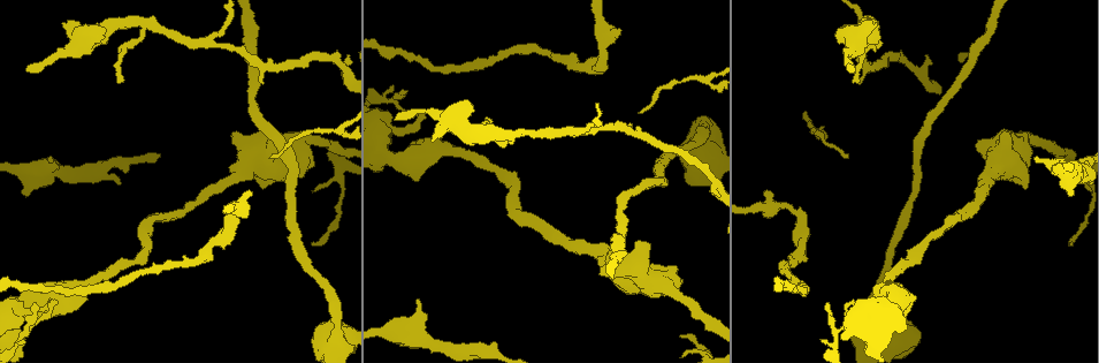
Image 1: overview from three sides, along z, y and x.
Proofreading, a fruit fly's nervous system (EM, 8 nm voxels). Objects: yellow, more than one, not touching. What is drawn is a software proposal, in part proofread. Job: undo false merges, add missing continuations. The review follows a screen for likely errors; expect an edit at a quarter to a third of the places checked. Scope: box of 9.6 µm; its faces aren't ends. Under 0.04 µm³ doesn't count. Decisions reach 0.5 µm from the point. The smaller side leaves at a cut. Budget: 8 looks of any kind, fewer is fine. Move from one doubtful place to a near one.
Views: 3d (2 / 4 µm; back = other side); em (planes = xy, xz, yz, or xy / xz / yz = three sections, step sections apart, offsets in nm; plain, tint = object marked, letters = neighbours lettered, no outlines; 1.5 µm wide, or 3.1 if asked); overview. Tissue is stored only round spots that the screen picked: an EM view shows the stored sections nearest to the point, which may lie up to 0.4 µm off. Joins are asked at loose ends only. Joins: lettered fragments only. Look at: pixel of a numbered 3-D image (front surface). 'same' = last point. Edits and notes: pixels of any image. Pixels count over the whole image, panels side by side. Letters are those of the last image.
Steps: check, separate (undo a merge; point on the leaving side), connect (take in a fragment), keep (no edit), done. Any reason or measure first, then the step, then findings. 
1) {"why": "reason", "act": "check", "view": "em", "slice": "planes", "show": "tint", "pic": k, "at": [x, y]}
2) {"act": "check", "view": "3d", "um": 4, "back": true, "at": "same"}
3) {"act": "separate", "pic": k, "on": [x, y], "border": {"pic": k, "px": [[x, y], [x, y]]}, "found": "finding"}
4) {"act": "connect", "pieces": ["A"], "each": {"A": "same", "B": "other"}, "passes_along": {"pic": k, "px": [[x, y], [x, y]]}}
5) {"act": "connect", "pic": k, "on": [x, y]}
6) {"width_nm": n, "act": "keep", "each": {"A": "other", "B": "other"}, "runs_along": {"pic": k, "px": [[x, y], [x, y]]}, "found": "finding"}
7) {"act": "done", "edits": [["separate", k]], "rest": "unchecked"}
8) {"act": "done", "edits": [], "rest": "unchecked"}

{"why": "abrupt turn", "act": "check", "view": "3d", "um": 2, "back": true, "pic": 1, "at": [846, 307]}

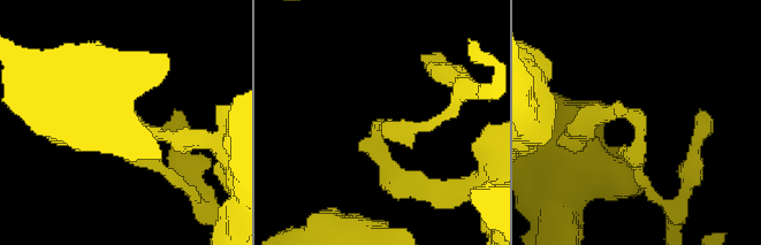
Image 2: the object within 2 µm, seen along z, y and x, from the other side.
{"why": "now the EM", "act": "check", "view": "em", "slice": "xz", "step": 4, "show": "tint", "pic": 2, "at": [634, 119]}

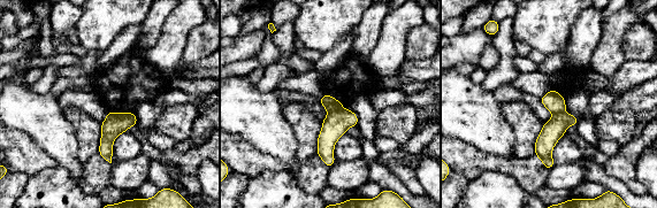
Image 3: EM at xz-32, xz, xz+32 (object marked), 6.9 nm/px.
{"why": "another direction", "act": "check", "view": "em", "slice": "yz", "step": 4, "show": "letters", "at": "same"}

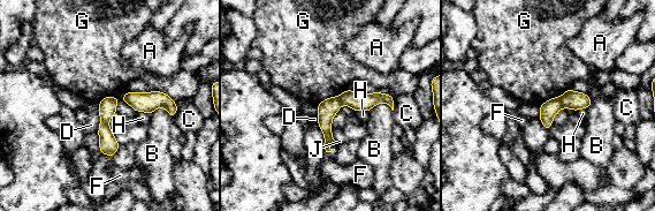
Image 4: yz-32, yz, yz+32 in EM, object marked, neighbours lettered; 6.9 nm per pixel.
{"longest_contact_nm": ["G", 260], "act": "separate", "pic": 4, "on": [548, 110], "each": {"A": "other", "B": "other", "C": "other", "D": "other", "F": "other", "G": "other", "H": "other", "J": "other"}, "border": {"pic": 4, "px": [[558, 97], [563, 107]]}, "found": "two cells meet here"}

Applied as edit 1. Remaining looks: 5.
{"why": "see it whole again", "act": "check", "view": "overview"}

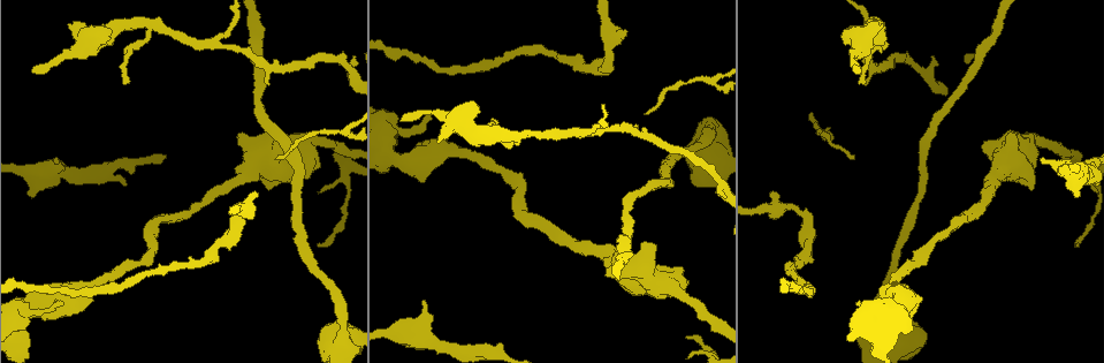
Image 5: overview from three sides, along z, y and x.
{"why": "branch stops here", "act": "check", "view": "em", "slice": "xz", "step": 4, "show": "letters", "pic": 5, "at": [403, 121]}

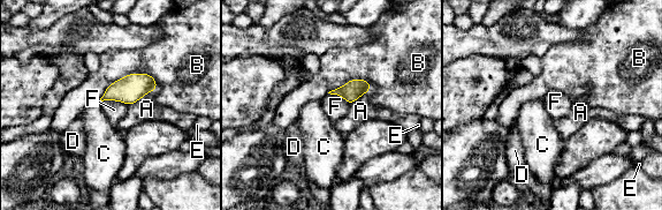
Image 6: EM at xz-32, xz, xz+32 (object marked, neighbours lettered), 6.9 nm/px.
{"why": "cut it another way", "act": "check", "view": "em", "slice": "planes", "show": "letters", "at": "same"}

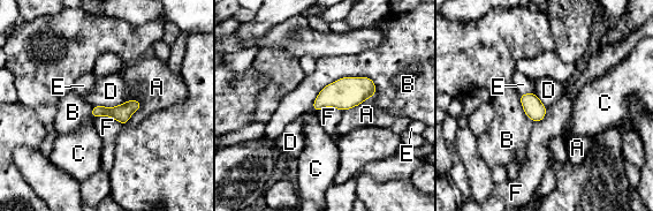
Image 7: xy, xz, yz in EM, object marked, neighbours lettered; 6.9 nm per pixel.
{"width_nm": 120, "act": "keep", "each": {"A": "other", "B": "other", "C": "other", "D": "other", "E": "other", "F": "other"}, "border": {"pic": 7, "px": [[126, 100], [115, 106], [92, 107]]}, "found": "none of them fits"}

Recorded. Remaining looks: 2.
{"why": "an open end", "act": "check", "view": "3d", "um": 4, "pic": 5, "at": [32, 196]}

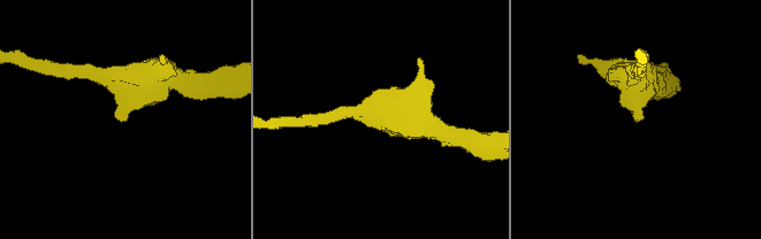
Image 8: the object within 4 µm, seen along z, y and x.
{"why": "shape alone is not enough", "act": "check", "view": "em", "slice": "yz", "step": 4, "show": "letters", "pic": 8, "at": [123, 119]}

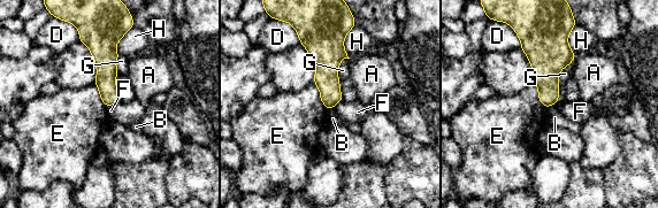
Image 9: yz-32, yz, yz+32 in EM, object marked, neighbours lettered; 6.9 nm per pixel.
{"act": "keep", "each": {"A": "other", "B": "other", "D": "other", "E": "other", "F": "other", "G": "other", "H": "other"}, "border": {"pic": 9, "px": [[557, 102], [545, 107]]}, "found": "none of them fits"}

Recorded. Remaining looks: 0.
{"act": "done", "edits": [["separate", 4]], "rest": "unchecked"}

